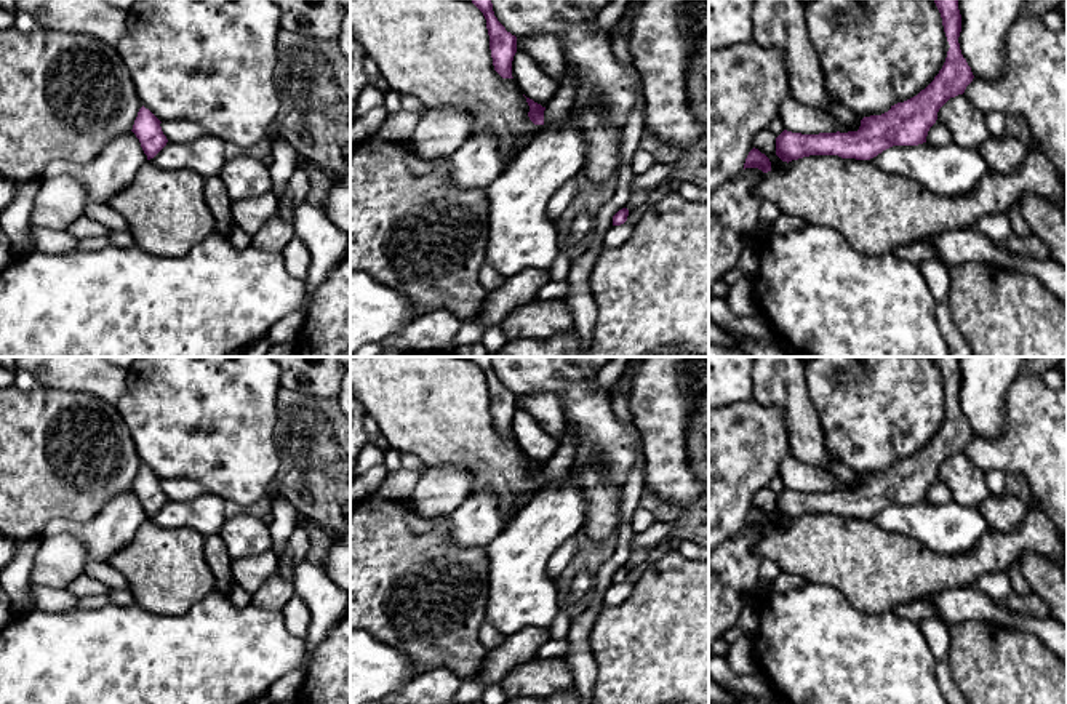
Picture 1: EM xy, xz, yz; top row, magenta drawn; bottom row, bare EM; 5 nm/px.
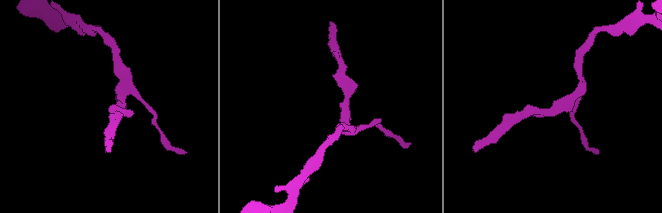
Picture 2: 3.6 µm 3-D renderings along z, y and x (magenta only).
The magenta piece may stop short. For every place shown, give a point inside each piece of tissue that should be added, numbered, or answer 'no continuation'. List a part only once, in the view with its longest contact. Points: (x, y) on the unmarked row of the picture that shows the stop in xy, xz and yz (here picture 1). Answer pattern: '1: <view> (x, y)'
no continuation

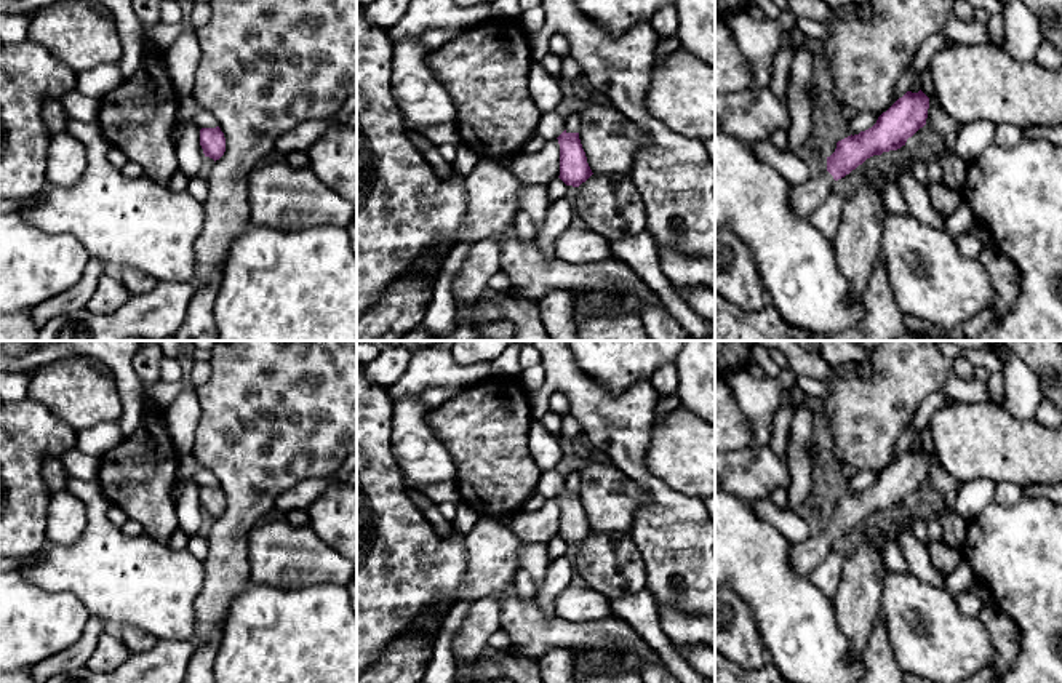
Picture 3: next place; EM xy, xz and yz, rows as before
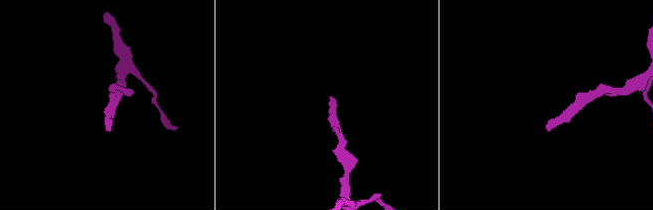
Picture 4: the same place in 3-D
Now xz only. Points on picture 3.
no continuation

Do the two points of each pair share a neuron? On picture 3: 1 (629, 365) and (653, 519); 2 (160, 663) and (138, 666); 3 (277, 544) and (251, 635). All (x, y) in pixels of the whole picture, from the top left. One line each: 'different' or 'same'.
1: different
2: same
3: different

